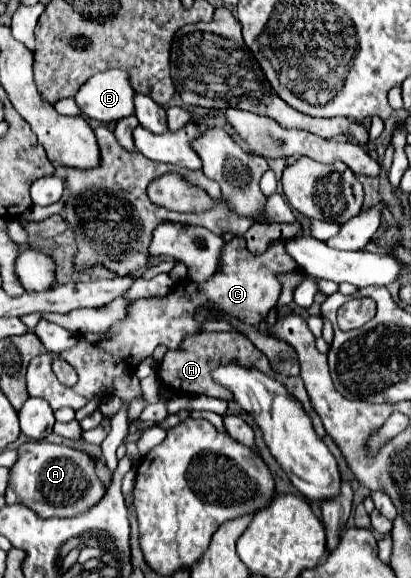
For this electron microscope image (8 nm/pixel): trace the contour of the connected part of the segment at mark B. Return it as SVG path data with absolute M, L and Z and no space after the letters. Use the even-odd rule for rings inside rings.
M110 69L88 79L74 99L88 119L116 123L116 119L134 113L132 97L134 89L130 87L128 75L120 69Z

